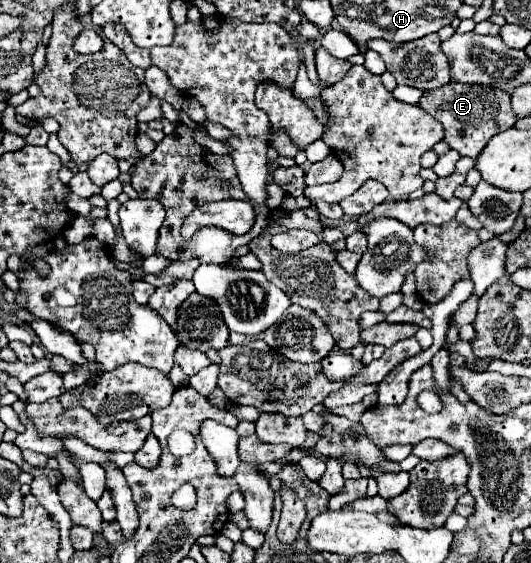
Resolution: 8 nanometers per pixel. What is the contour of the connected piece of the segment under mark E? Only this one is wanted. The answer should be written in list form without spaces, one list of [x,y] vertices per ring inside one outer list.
[[[447,83],[445,87],[439,87],[437,91],[423,93],[419,107],[427,111],[431,117],[435,117],[443,129],[447,145],[455,149],[463,157],[477,159],[477,155],[483,151],[483,147],[489,143],[489,139],[515,125],[515,115],[511,111],[509,95],[501,89],[485,87],[485,85],[461,85],[461,83]]]

